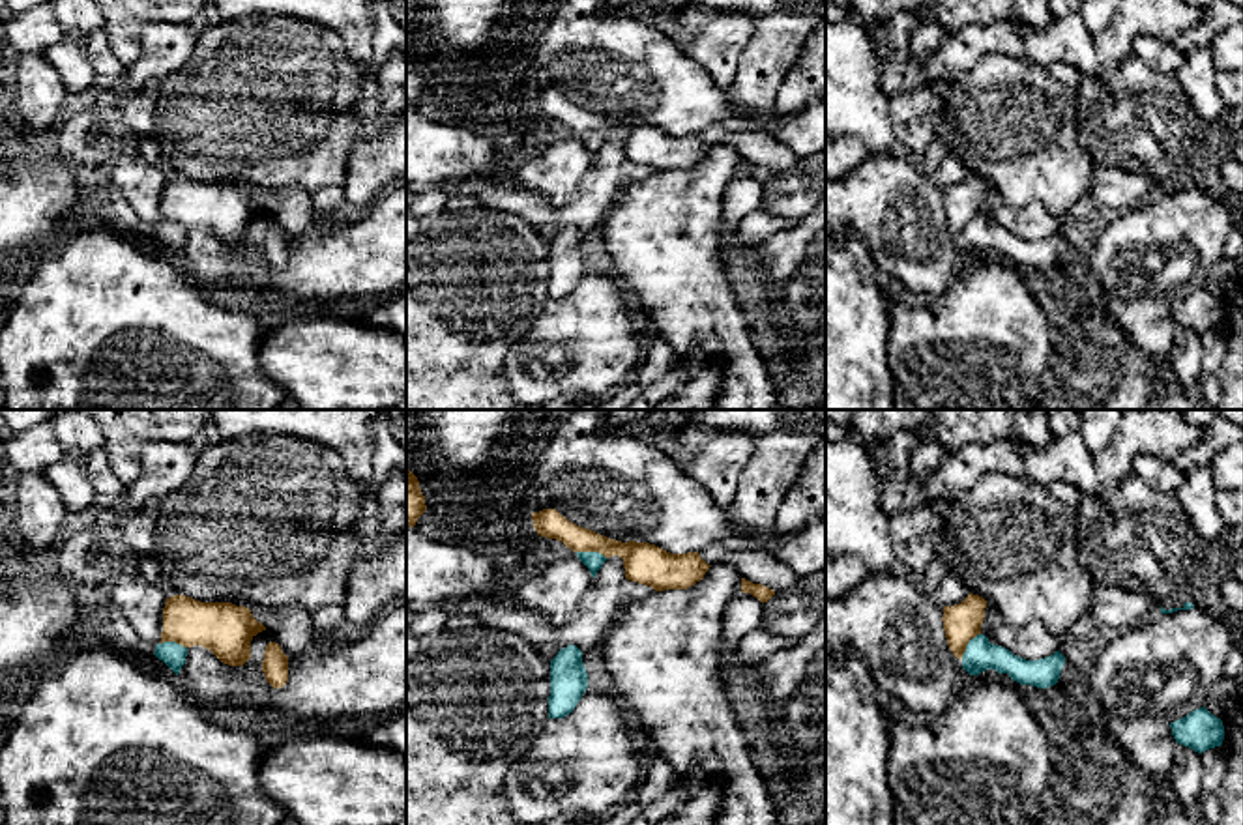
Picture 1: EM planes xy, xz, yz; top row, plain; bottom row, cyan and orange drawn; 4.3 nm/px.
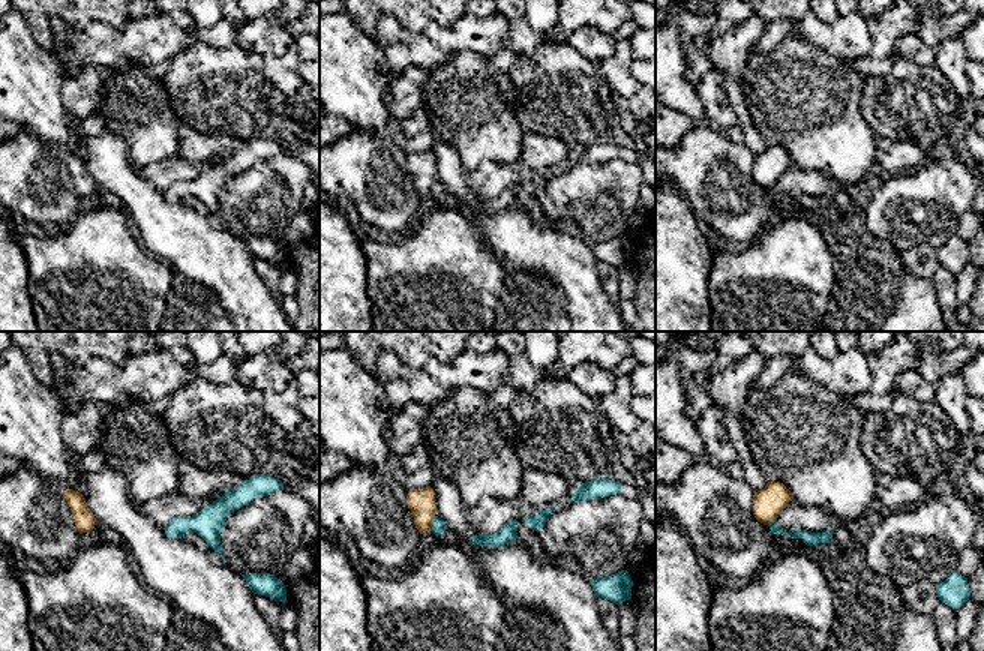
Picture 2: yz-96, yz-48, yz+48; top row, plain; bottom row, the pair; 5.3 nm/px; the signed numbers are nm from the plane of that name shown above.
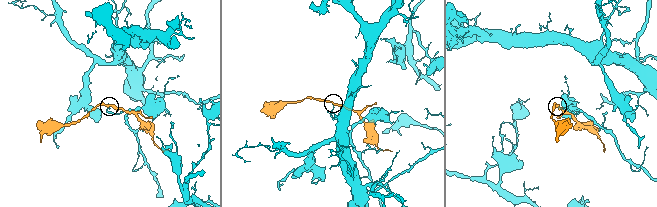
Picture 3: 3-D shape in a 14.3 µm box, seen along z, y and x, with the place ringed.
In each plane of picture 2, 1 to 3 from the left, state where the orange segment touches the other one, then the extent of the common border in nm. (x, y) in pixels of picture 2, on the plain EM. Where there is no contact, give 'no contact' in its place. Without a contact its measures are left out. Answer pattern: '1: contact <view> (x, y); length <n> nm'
1: no contact
2: contact yz-48 (432, 188); length 90 nm
3: contact yz+48 (771, 185); length 70 nm

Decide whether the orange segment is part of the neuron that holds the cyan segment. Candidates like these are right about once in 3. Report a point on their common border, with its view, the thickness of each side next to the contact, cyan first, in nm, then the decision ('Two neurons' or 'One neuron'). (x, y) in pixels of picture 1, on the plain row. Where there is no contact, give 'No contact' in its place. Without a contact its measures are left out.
Touches cyan at yz (966, 227). Thickness 140 nm (cyan) against 160 nm. Two neurons

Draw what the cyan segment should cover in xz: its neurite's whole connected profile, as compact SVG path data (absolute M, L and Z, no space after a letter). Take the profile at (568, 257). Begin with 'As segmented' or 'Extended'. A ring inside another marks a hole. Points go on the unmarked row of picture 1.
As segmented. M571 224L550 241L548 299L563 299L573 294L586 269L582 232Z

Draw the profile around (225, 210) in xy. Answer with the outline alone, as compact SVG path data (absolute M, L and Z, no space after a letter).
M185 176L168 178L163 189L161 223L202 226L228 247L251 239L251 221L266 211L251 191L232 183L200 183Z

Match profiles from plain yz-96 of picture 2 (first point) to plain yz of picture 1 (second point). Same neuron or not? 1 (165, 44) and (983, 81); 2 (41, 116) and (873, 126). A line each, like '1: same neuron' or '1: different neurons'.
1: different neurons
2: same neuron

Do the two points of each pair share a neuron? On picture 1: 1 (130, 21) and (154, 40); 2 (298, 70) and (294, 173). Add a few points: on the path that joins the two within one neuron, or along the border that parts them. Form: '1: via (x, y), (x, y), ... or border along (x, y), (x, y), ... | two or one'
1: border along (186, 23), (148, 23), (141, 53), (126, 70) | two
2: via (285, 96), (285, 116), (294, 128), (294, 146) | one

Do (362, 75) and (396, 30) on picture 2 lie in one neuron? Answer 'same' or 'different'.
different

